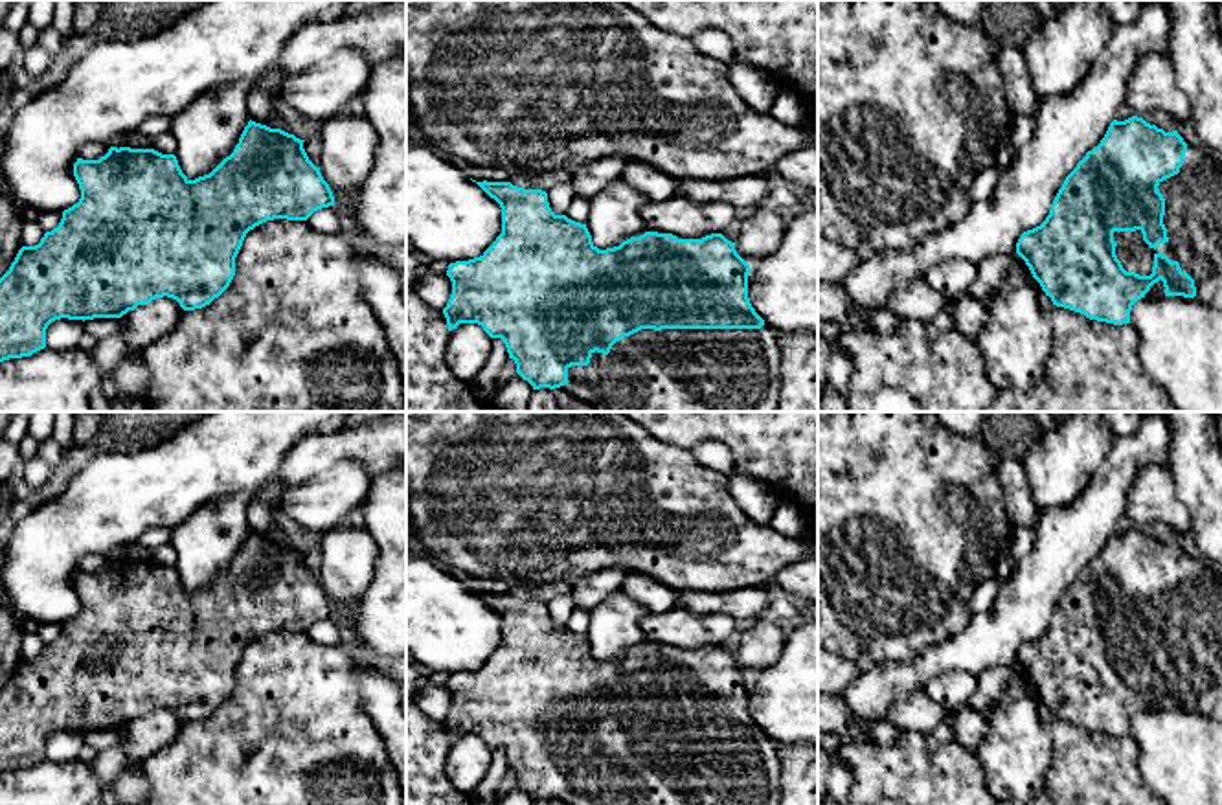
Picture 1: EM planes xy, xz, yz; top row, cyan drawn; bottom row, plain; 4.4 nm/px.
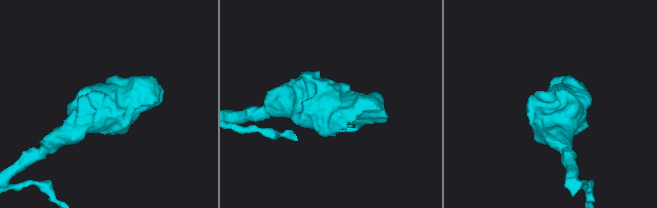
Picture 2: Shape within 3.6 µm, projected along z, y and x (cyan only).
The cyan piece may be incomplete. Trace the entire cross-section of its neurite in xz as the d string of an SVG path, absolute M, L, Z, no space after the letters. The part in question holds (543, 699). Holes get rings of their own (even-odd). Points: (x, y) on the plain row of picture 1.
M476 594L502 619L502 645L480 667L448 676L452 706L443 720L448 743L478 735L502 750L516 785L533 801L562 799L568 805L779 805L779 744L752 719L750 676L722 645L678 651L645 643L619 658L599 662L586 636L555 627L542 601L511 594Z

